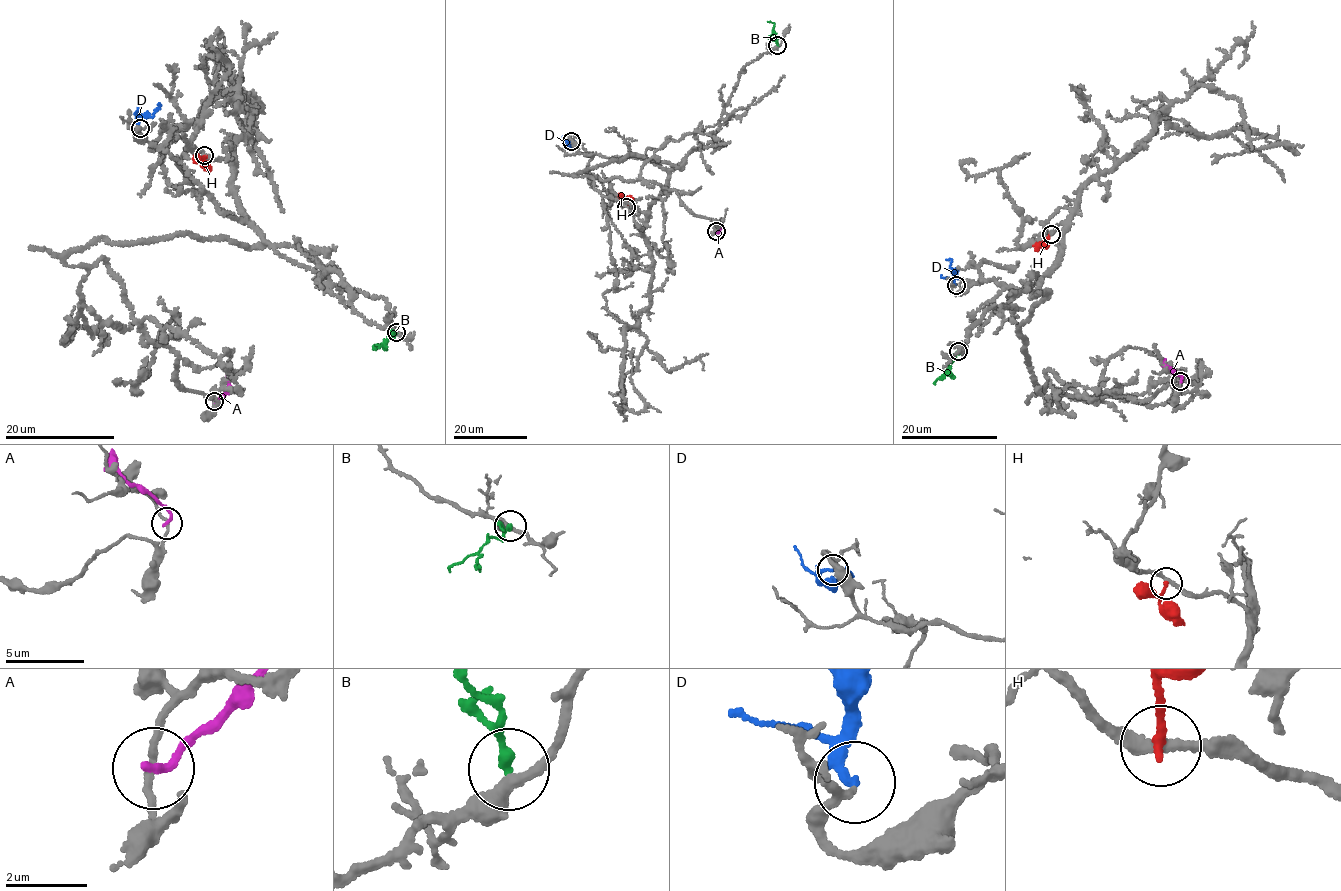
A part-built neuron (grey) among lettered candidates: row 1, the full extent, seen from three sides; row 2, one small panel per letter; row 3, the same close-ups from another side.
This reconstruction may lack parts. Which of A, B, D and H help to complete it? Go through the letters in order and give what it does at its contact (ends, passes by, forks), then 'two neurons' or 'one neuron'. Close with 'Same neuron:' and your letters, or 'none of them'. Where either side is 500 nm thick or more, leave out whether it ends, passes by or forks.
A: it ends; two neurons
B: it ends; two neurons
D: it ends; one neuron
H: it ends; two neurons
Same neuron: D

